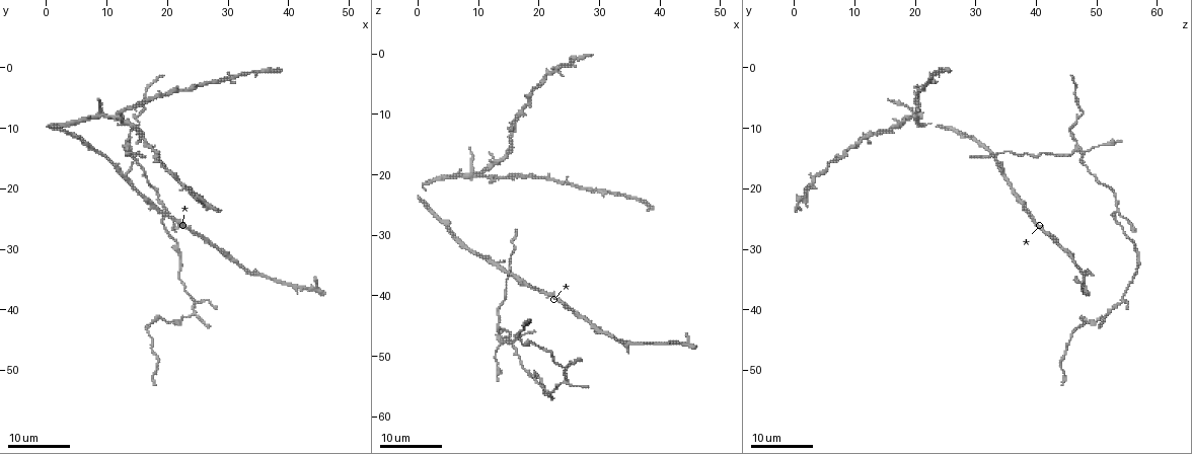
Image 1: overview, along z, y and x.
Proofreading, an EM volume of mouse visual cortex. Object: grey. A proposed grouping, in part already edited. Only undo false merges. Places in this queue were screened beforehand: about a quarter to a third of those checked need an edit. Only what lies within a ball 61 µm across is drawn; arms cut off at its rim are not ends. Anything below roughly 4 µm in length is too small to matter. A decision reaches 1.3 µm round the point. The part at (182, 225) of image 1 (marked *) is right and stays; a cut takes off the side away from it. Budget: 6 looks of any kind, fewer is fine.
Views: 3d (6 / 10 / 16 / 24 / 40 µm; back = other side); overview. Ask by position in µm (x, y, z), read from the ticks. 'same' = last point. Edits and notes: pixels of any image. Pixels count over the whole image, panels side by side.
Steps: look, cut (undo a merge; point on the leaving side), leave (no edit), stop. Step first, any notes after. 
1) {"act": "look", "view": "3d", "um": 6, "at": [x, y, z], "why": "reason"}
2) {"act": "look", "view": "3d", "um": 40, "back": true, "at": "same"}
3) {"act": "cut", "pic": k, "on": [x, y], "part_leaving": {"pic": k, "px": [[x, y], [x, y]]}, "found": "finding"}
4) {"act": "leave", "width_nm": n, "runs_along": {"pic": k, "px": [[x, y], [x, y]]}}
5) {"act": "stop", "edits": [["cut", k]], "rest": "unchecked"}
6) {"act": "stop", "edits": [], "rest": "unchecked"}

{"act": "look", "view": "3d", "um": 16, "at": [14.0, 13.0, 47.5], "why": "looks like a crossing"}

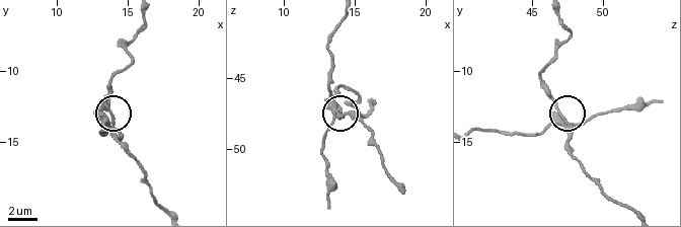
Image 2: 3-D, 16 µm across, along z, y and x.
{"act": "look", "view": "3d", "um": 6, "at": "same", "why": "closer look"}

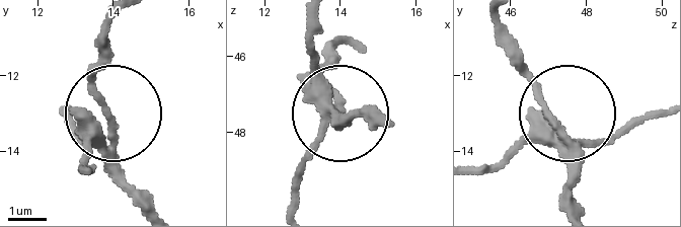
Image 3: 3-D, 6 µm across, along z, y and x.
{"act": "look", "view": "3d", "um": 6, "back": true, "at": "same"}

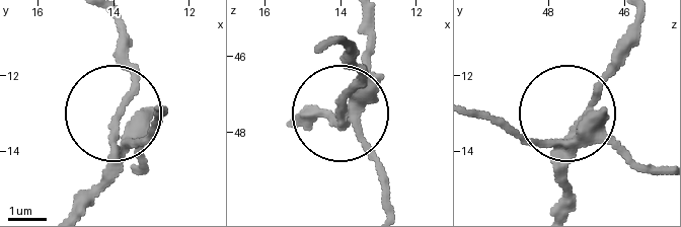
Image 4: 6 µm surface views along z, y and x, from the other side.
{"act": "cut", "pic": 4, "on": [137, 151], "arms": 4, "part_leaving": {"pic": 4, "px": [[571, 144], [606, 144], [655, 163]]}, "found": "a second cell is stuck on"}

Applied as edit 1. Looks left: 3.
{"act": "look", "view": "overview", "why": "redraw"}

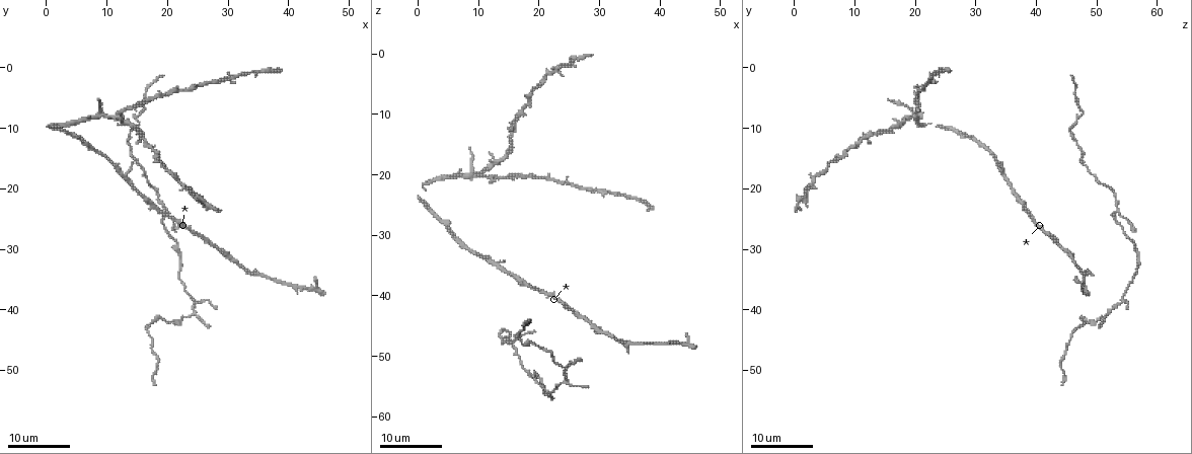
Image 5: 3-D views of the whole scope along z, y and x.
{"act": "look", "view": "3d", "um": 16, "at": [20.0, 23.5, 53.0], "why": "two arms in line, one across"}

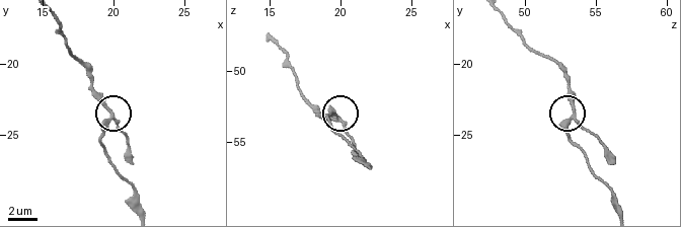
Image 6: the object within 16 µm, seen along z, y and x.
{"act": "look", "view": "3d", "um": 6, "at": [19.8, 23.8, 53.6]}

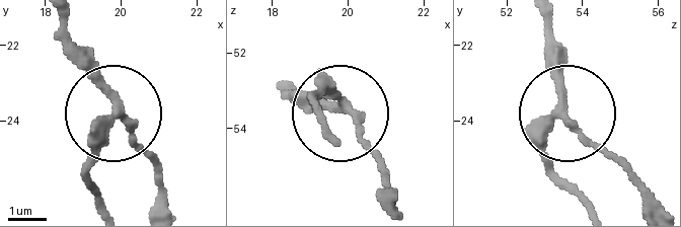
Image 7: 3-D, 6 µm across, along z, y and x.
{"act": "leave", "runs_along": {"pic": 7, "px": [[594, 210], [552, 162], [549, 133], [558, 117], [642, 187]]}, "found": "one cell here"}

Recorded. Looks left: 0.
{"act": "stop", "edits": [["cut", 4]], "rest": "unchecked"}

